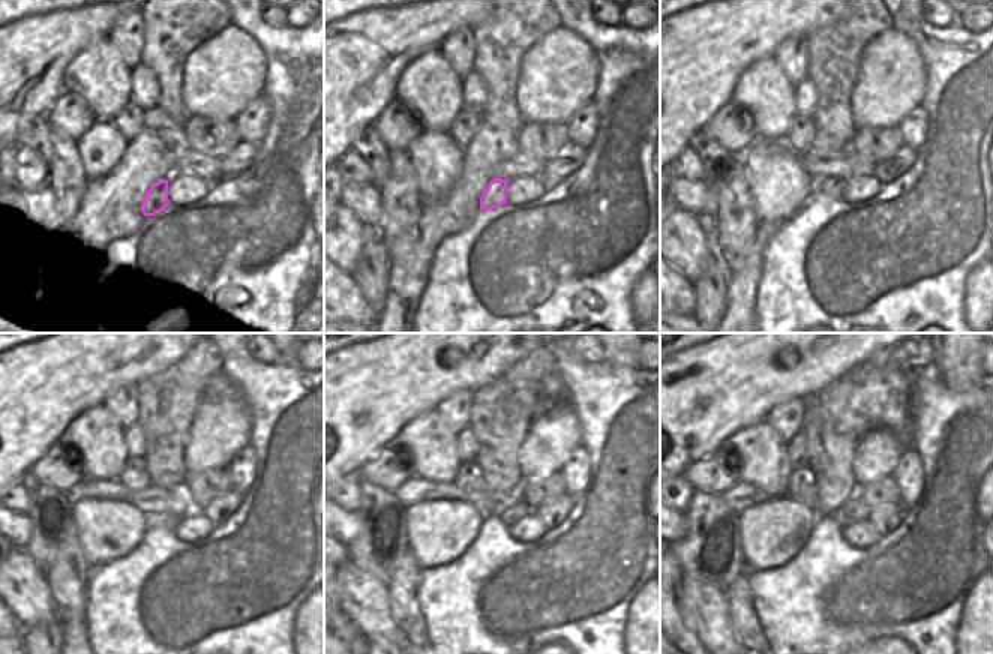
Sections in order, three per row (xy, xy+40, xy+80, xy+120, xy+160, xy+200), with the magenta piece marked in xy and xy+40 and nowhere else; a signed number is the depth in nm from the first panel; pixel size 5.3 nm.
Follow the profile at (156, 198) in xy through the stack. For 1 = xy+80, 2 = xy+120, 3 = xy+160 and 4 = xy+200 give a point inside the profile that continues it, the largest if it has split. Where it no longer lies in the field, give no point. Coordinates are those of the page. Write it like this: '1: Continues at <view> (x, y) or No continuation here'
1: Continues at xy+80 (831, 186)
2: Continues at xy+120 (168, 521)
3: Continues at xy+160 (509, 515)
4: Continues at xy+200 (855, 509).

